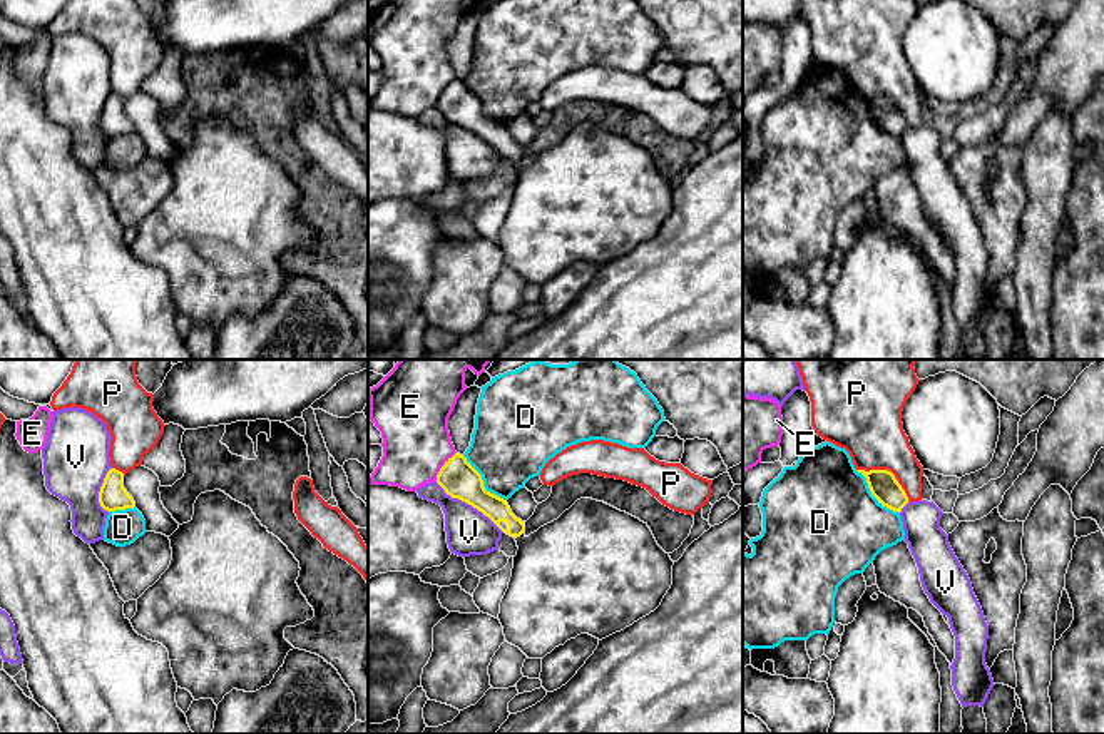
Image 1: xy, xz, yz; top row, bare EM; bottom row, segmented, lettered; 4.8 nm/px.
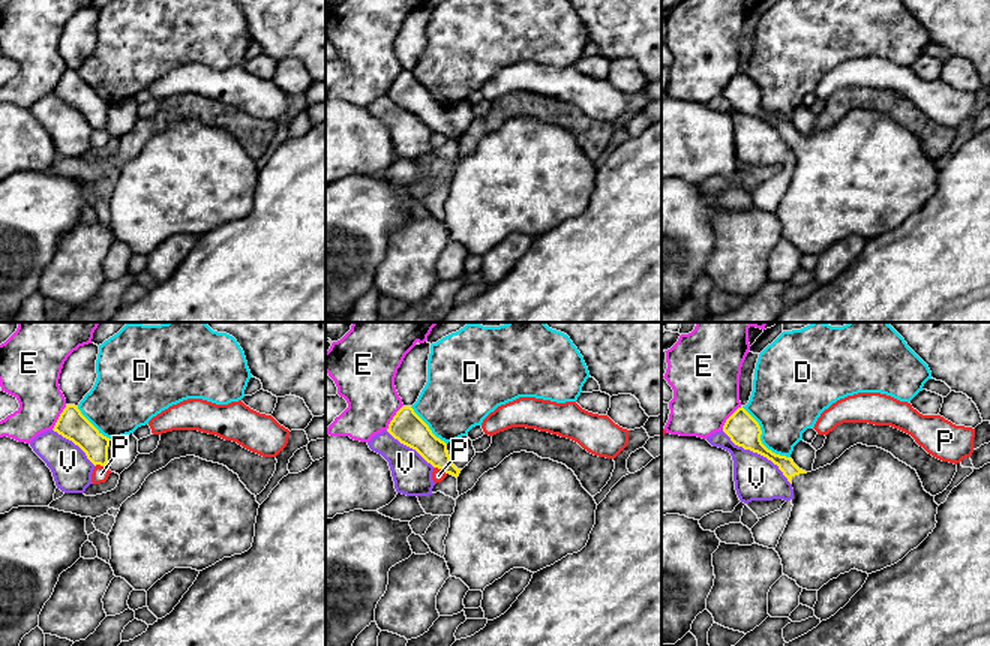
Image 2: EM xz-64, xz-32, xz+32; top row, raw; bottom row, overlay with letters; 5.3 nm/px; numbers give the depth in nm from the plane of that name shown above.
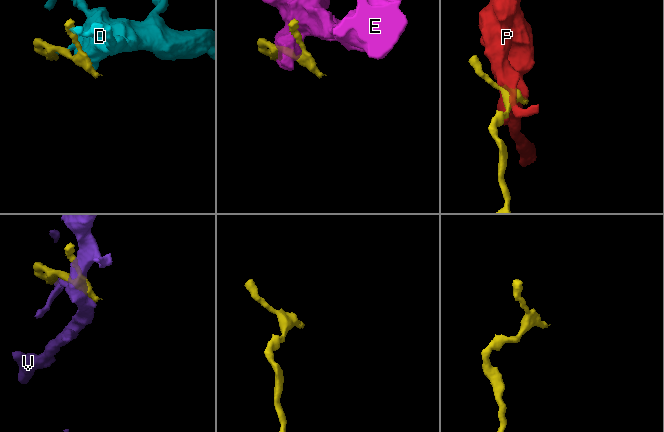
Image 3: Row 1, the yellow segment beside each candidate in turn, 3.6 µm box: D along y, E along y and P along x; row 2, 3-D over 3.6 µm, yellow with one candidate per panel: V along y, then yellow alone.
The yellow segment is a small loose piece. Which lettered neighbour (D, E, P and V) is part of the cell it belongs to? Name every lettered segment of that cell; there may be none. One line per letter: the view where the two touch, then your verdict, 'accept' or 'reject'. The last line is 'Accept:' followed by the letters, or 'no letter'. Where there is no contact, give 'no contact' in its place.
D: meets yellow in xz; reject
E: meets yellow in xz; reject
P: meets yellow in yz; reject
V: meets yellow in xz; reject
Accept: no letter

